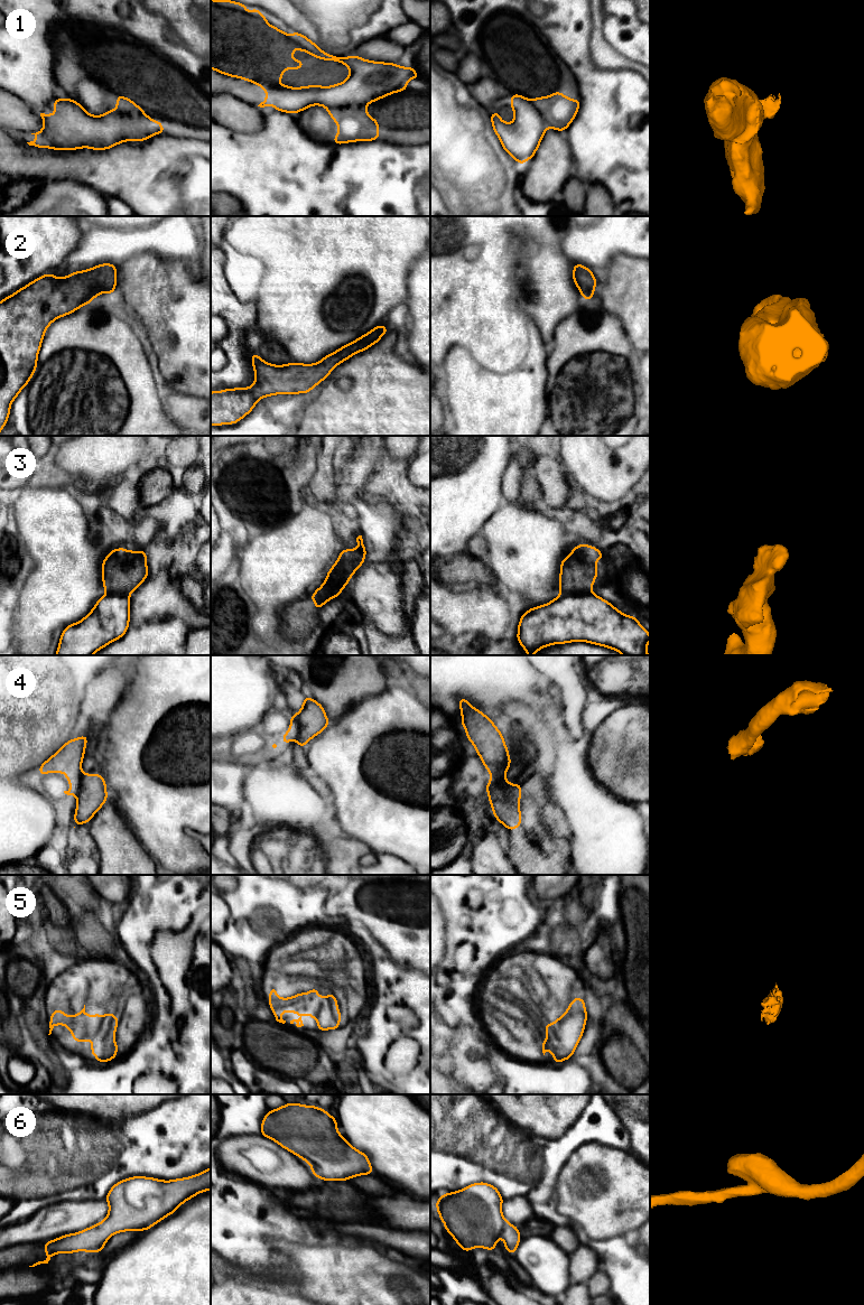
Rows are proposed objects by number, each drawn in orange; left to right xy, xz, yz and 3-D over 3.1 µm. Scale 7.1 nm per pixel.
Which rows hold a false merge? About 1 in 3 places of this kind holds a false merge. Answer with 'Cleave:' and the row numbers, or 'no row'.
Cleave: 1, 3, 4

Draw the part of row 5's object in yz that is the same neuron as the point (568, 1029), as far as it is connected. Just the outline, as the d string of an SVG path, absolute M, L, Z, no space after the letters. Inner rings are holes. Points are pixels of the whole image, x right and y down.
M575 997L561 1017L552 1024L544 1025L549 1038L542 1040L542 1053L552 1053L552 1063L560 1063L572 1059L585 1029L587 1010L585 1000Z

